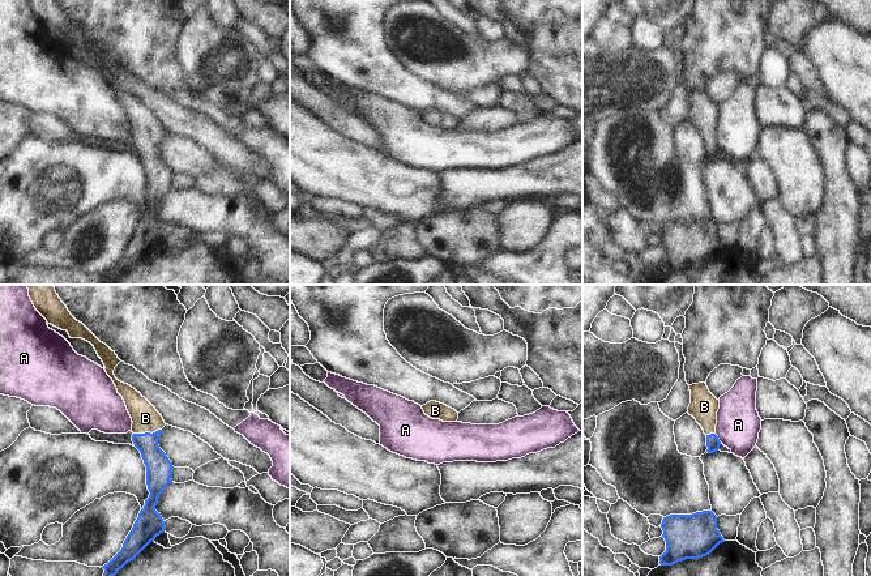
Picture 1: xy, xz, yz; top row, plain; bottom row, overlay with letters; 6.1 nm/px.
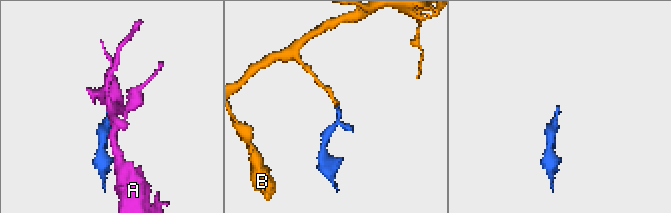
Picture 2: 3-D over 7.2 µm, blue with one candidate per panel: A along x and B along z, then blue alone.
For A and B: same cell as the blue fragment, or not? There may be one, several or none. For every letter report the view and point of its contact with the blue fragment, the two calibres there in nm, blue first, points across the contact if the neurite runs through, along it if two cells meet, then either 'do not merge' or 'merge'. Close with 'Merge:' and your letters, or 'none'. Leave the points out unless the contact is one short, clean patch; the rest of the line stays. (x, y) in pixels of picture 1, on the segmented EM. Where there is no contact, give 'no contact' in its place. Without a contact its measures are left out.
A: meets blue in yz at (717, 438); 90 nm thick on the blue side, 280 nm on the other; border along yz (714, 434), (721, 442); do not merge
B: meets blue in xy at (146, 432); 160 nm thick on the blue side, 170 nm on the other; runs through xy (158, 466), (148, 447), (146, 432), (145, 418); merge
Merge: B

